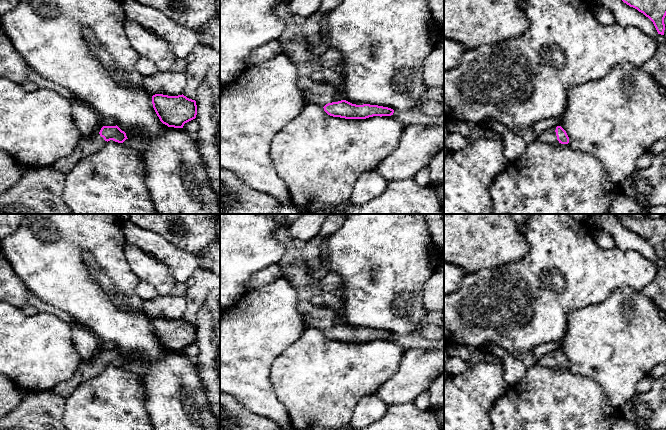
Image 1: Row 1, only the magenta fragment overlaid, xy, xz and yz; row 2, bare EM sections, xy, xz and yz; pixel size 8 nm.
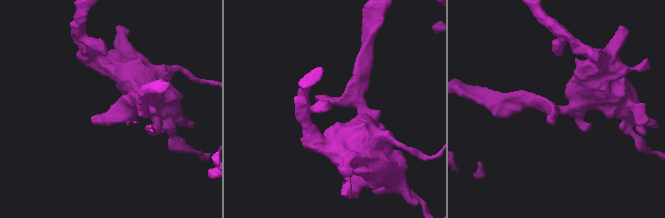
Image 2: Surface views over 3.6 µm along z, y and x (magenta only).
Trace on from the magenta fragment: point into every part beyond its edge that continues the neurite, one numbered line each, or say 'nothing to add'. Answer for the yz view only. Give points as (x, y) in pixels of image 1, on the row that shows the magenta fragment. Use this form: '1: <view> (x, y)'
1: yz (548, 136)

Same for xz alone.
1: xz (315, 93)

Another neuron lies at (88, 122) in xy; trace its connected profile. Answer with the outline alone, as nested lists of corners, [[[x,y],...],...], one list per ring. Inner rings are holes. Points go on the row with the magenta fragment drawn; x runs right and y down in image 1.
[[[71,99],[72,118],[80,132],[81,138],[89,138],[103,126],[101,117],[90,105],[76,99]]]

